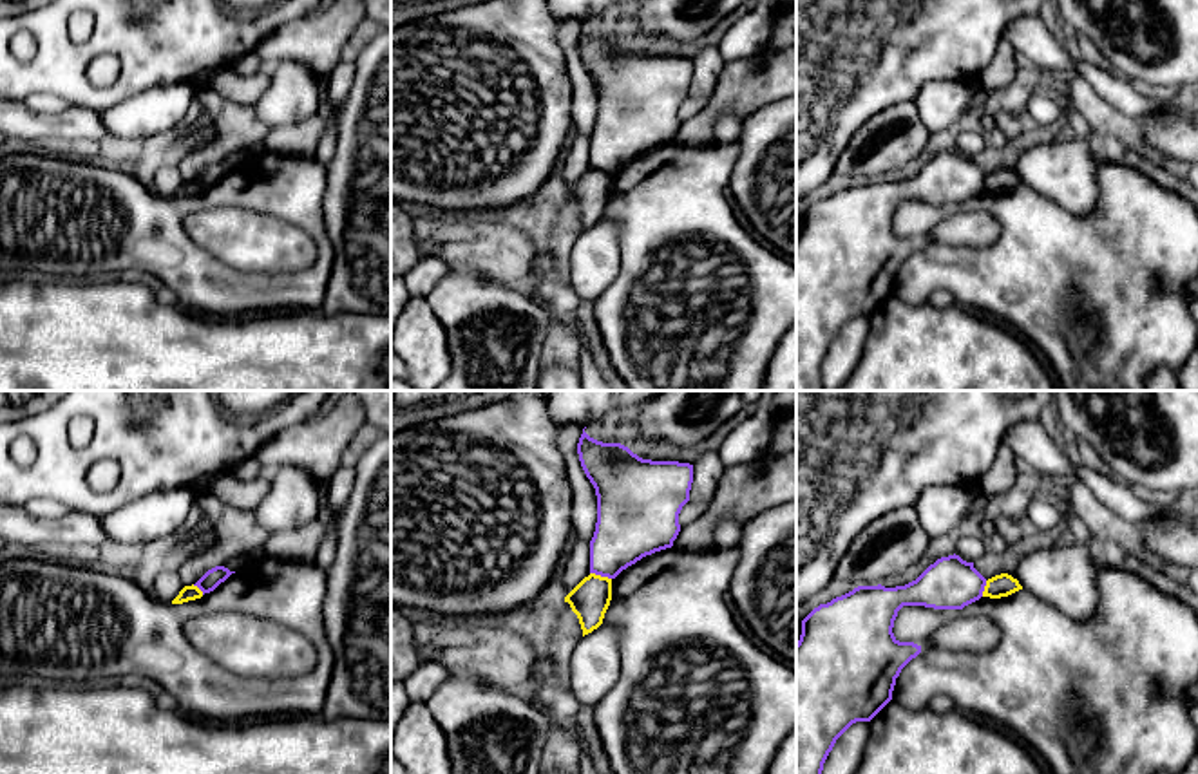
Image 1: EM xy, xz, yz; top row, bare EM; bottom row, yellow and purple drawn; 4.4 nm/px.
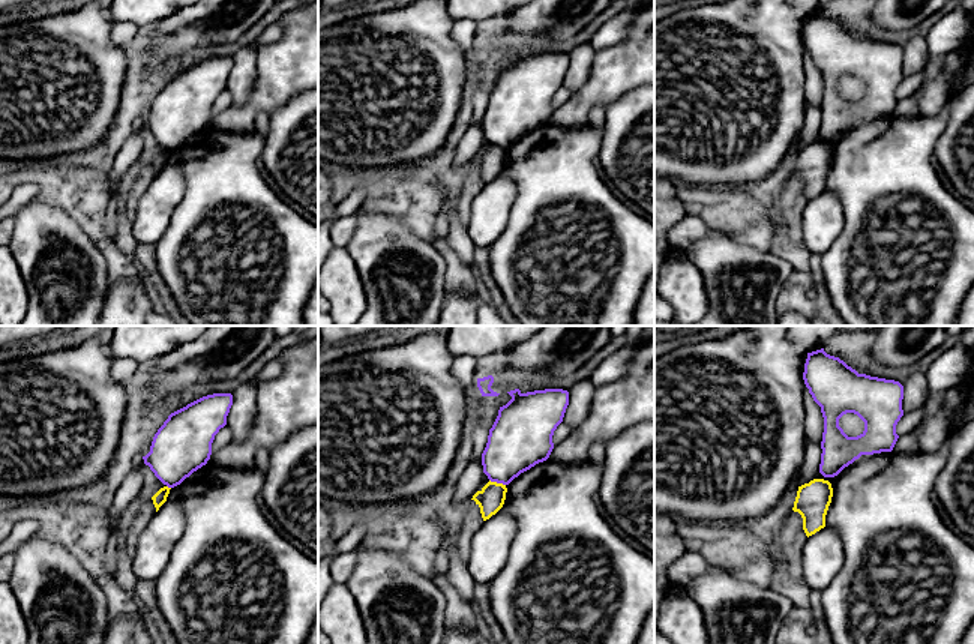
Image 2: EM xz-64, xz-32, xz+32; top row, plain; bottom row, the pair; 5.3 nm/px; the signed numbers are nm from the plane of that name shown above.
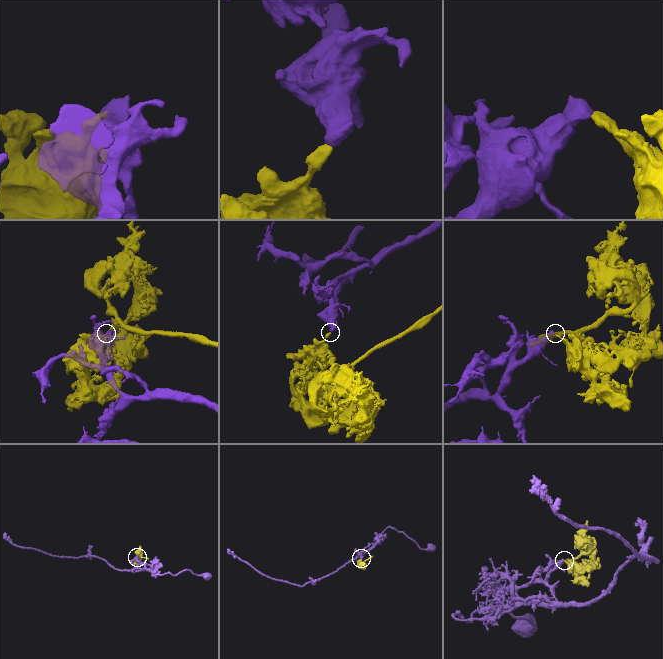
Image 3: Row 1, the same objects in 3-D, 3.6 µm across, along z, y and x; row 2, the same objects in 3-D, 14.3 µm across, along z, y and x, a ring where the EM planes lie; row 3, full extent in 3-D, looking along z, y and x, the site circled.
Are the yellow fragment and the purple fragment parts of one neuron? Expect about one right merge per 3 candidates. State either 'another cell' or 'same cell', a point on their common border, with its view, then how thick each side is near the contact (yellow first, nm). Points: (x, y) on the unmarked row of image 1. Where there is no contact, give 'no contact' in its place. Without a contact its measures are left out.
another cell; meets yellow in xz at (601, 172); 170 nm thick on the yellow side, 280 nm on the other

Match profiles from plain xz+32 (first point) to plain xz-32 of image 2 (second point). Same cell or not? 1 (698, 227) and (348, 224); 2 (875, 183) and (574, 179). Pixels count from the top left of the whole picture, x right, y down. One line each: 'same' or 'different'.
1: same
2: same

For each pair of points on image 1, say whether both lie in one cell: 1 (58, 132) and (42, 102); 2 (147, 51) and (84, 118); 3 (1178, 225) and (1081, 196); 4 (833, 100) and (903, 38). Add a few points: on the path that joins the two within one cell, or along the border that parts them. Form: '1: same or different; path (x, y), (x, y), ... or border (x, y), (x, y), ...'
1: different; border (22, 102), (46, 113), (73, 107)
2: different; border (73, 105), (98, 111)
3: different; border (1095, 160), (1099, 201), (1088, 214), (1070, 214)
4: same; path (851, 82), (885, 47)

